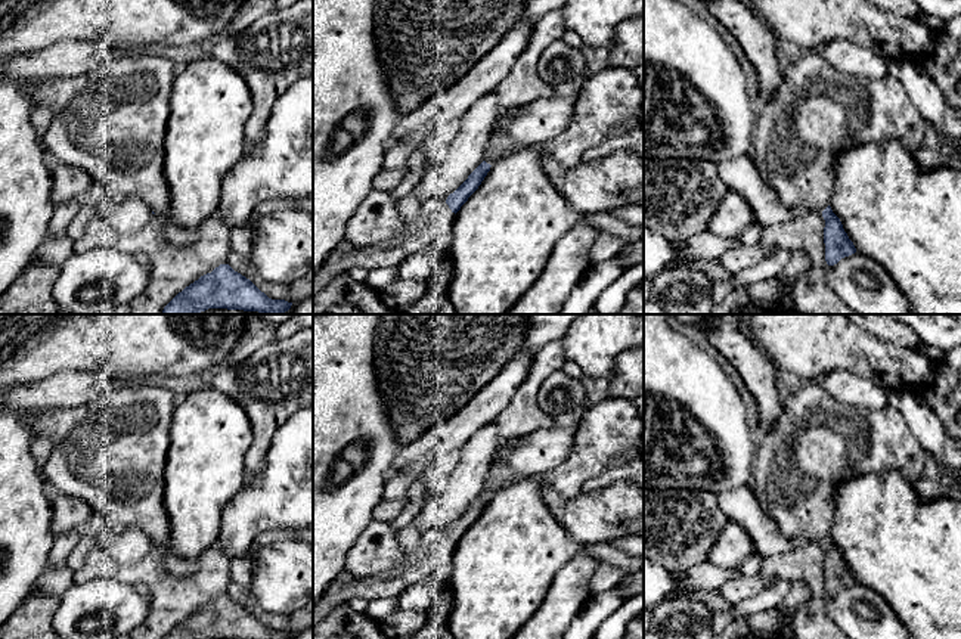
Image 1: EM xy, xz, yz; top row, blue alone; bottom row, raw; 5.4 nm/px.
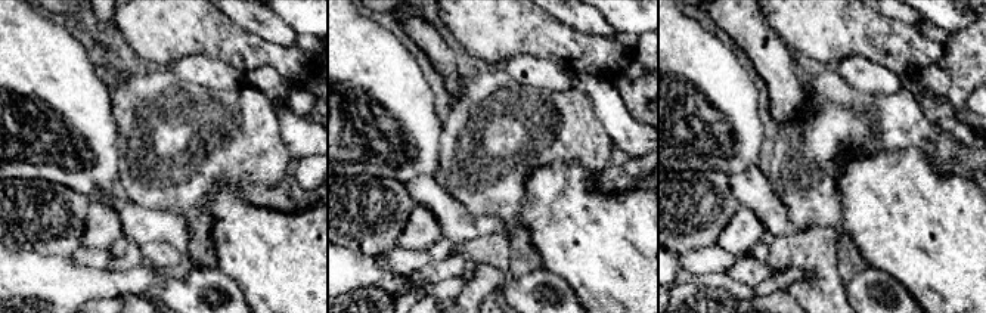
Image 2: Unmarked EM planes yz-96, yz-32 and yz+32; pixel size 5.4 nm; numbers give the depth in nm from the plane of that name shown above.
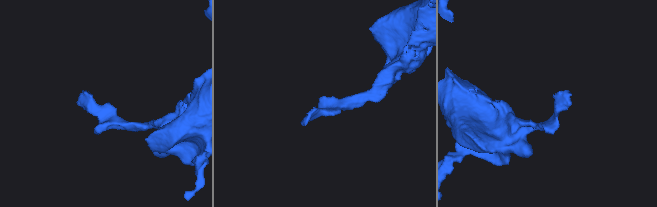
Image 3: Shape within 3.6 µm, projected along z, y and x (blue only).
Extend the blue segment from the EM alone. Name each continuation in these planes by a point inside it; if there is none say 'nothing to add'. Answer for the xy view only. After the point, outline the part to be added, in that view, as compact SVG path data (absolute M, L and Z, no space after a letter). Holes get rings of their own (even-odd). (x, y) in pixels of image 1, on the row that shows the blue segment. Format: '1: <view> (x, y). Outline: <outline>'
nothing to add

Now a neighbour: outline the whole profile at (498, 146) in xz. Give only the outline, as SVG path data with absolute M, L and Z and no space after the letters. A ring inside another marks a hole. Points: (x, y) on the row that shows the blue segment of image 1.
M492 130L489 136L489 142L484 148L484 161L499 161L503 156L511 155L512 152L526 149L527 146L514 146L505 134Z

